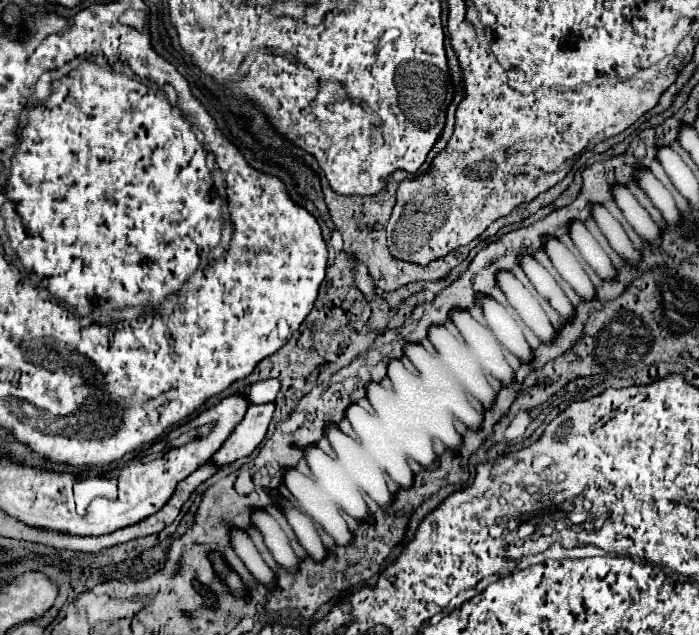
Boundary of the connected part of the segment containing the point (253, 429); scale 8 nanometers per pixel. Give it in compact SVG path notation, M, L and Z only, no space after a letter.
M272 403L250 405L248 413L244 415L244 421L240 421L240 425L230 433L228 441L224 441L216 455L212 455L210 463L216 467L224 467L234 463L236 459L248 457L266 437L272 413L274 413Z

